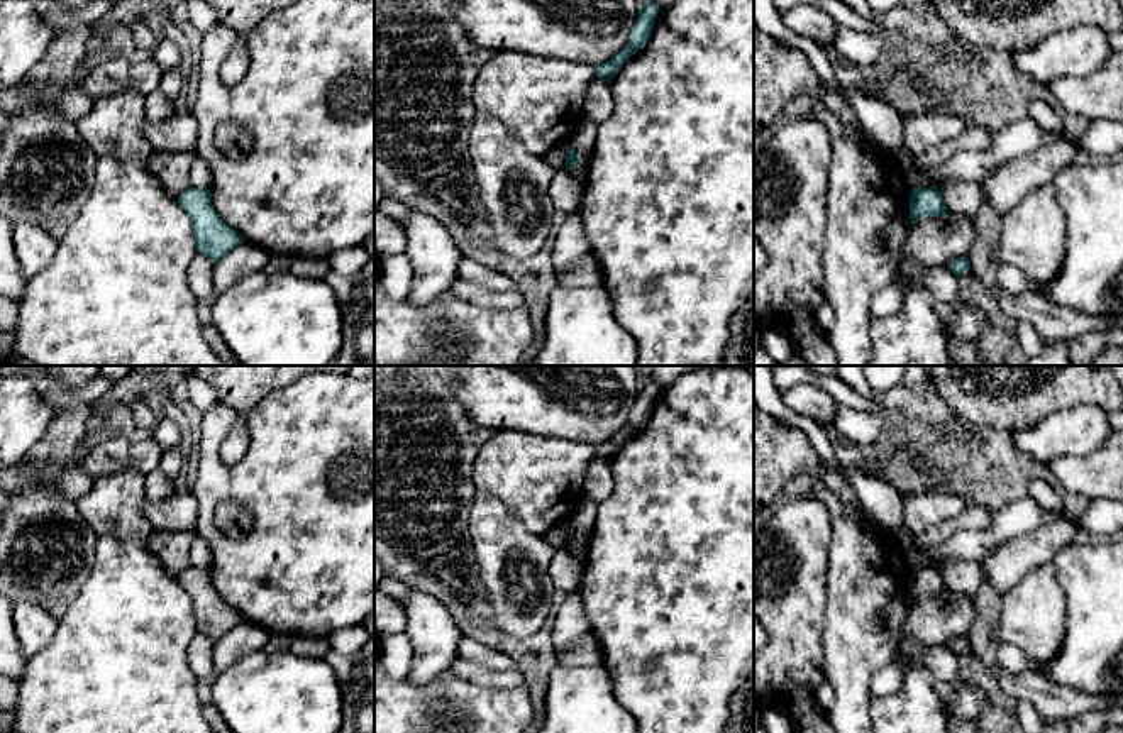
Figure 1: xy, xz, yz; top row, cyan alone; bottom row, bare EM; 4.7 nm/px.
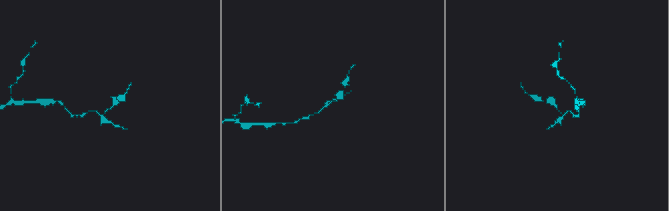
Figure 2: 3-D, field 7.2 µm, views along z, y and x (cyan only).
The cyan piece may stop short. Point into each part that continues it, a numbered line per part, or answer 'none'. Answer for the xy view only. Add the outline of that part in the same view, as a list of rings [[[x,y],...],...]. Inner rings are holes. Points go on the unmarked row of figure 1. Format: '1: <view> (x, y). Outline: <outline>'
none

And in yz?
none

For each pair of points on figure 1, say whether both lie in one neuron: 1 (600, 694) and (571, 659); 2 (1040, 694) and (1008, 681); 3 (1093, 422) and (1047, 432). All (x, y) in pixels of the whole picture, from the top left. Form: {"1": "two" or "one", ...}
{"1": "two", "2": "one", "3": "one"}

